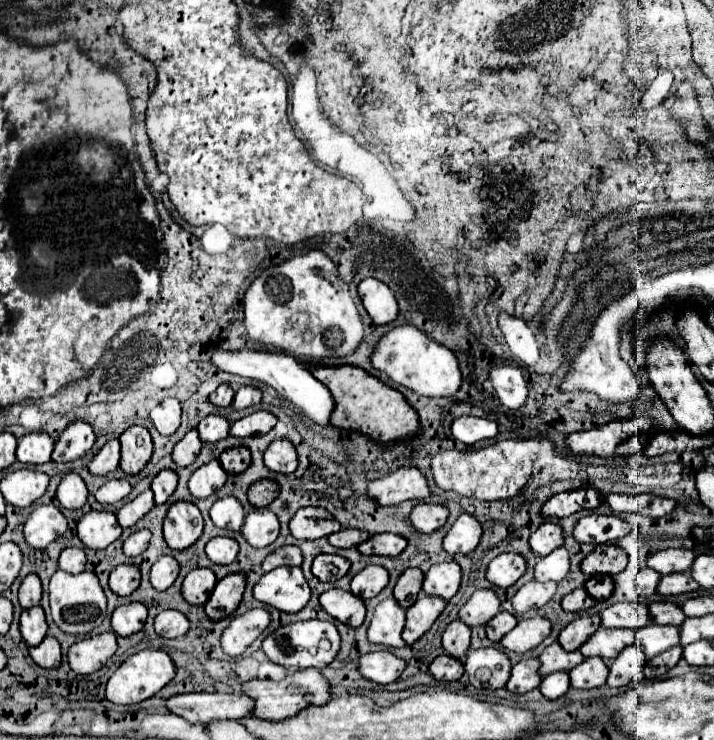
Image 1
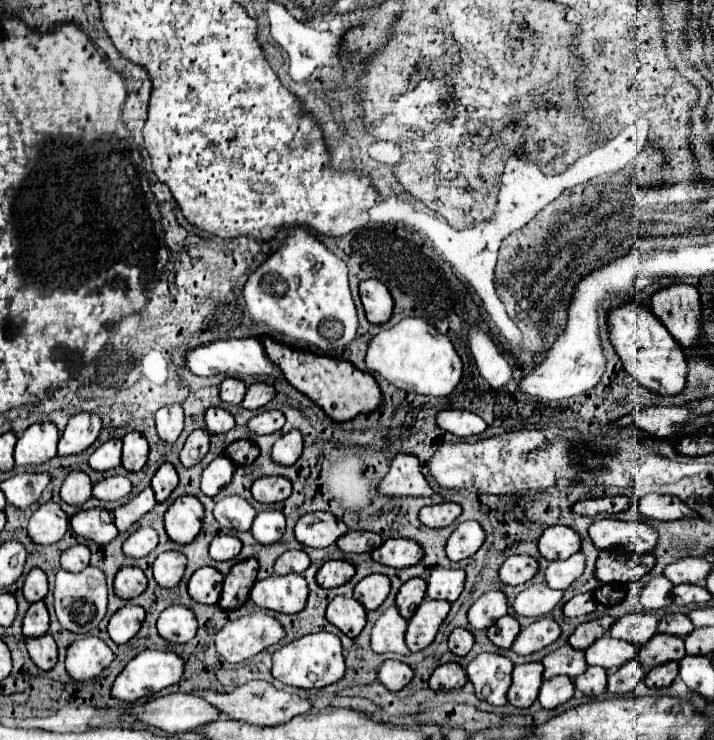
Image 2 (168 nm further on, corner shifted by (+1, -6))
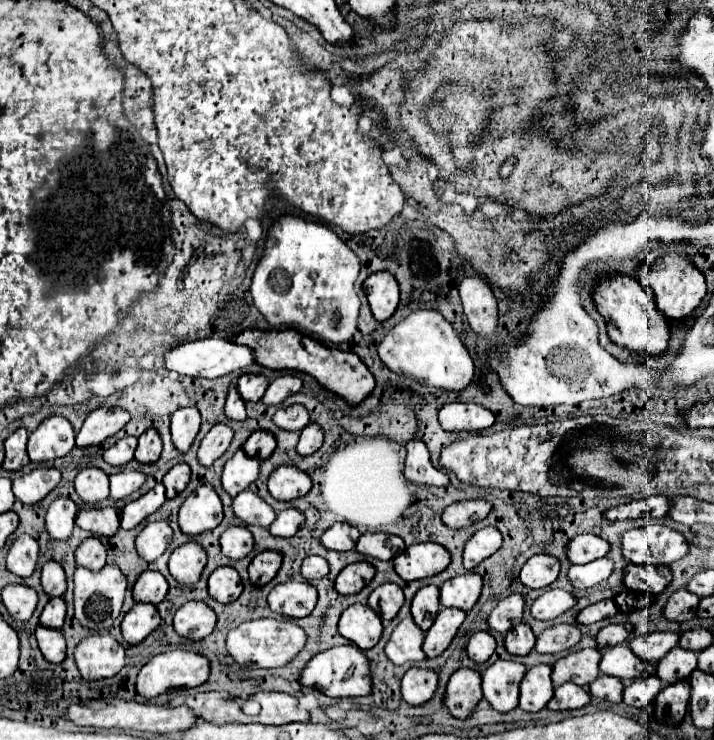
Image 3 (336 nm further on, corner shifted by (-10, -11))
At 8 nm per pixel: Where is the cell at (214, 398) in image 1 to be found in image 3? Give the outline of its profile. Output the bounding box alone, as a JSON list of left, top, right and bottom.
[238,375,270,401]

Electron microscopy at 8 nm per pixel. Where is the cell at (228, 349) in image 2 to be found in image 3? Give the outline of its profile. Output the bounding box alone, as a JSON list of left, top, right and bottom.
[164,337,254,379]

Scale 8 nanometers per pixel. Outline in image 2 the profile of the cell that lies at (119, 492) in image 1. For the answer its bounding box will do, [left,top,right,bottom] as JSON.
[93,476,131,502]

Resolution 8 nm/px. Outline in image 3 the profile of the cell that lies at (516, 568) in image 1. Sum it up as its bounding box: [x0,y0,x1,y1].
[520,555,560,589]

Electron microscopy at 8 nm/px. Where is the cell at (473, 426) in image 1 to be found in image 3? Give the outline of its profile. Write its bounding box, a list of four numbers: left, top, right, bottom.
[440,403,494,431]

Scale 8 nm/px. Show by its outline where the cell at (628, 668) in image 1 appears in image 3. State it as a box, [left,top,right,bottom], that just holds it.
[624,675,664,709]

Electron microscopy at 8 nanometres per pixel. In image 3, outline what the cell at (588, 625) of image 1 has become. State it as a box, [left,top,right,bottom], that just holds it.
[596,623,634,647]

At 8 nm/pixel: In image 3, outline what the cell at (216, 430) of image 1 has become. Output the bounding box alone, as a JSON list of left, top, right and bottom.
[226,383,246,421]

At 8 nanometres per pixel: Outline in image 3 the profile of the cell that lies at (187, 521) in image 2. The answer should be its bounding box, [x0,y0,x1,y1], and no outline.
[180,485,222,535]

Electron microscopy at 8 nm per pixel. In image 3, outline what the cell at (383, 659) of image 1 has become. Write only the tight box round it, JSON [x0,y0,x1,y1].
[402,669,438,707]

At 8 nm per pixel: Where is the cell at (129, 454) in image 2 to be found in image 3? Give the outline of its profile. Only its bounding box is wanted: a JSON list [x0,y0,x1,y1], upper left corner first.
[136,429,162,463]

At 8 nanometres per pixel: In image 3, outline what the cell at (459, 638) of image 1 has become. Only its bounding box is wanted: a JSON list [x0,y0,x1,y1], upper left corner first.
[468,631,496,663]

